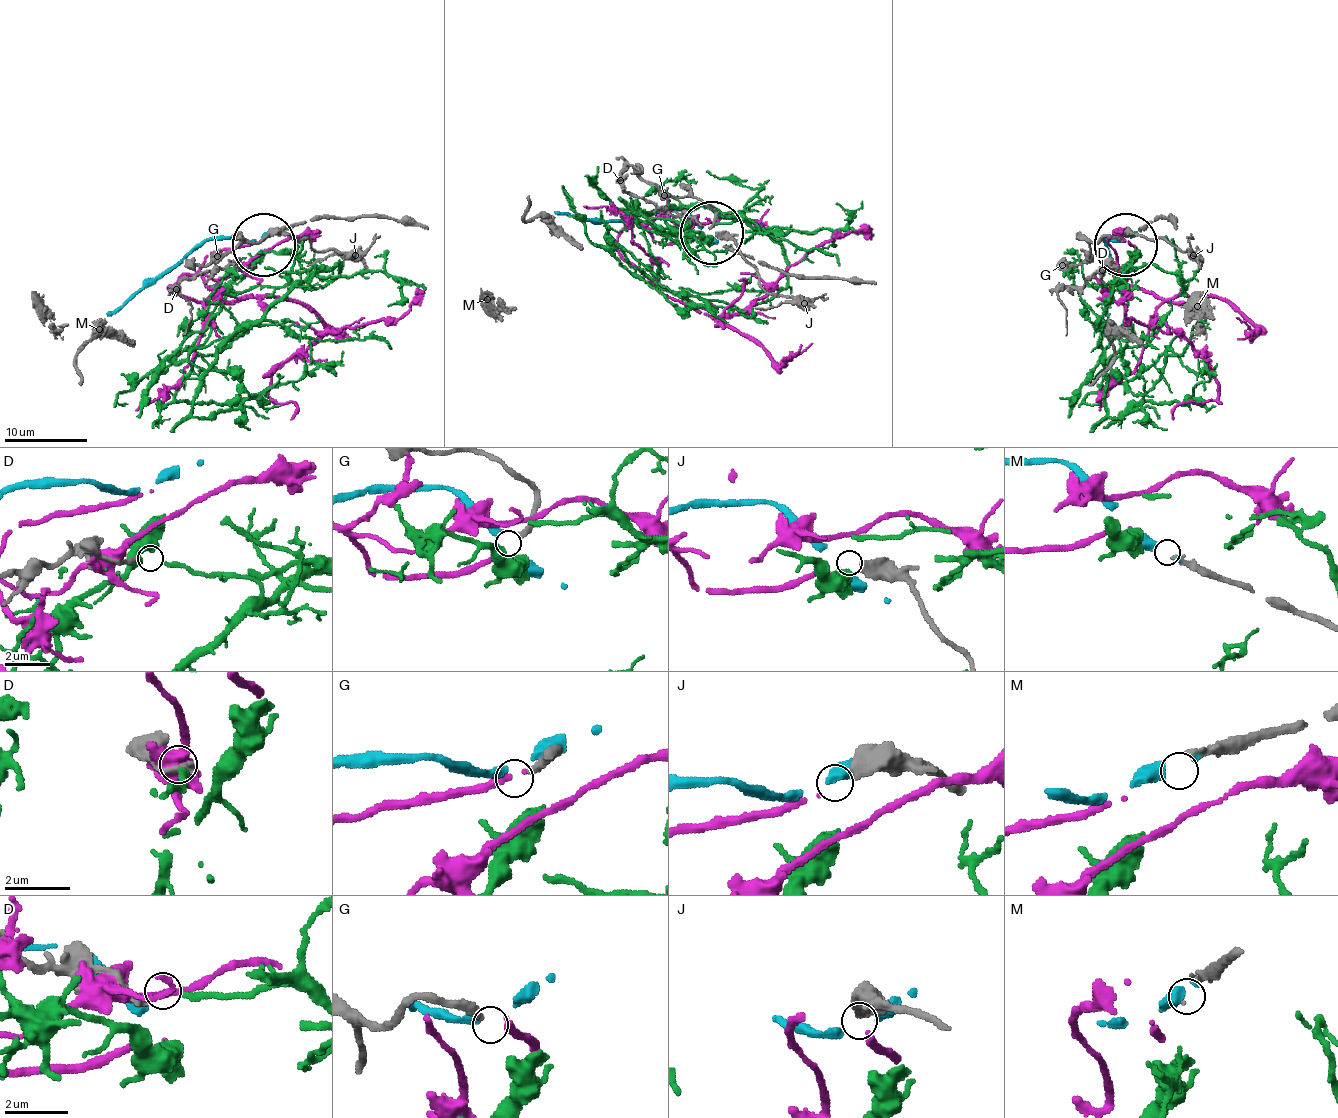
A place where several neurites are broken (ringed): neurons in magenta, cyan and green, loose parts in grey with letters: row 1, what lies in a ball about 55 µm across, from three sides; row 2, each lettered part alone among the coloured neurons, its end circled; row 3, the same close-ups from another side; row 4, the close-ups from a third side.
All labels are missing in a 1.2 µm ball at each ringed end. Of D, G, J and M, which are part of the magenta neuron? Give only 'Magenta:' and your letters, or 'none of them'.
Magenta: J

